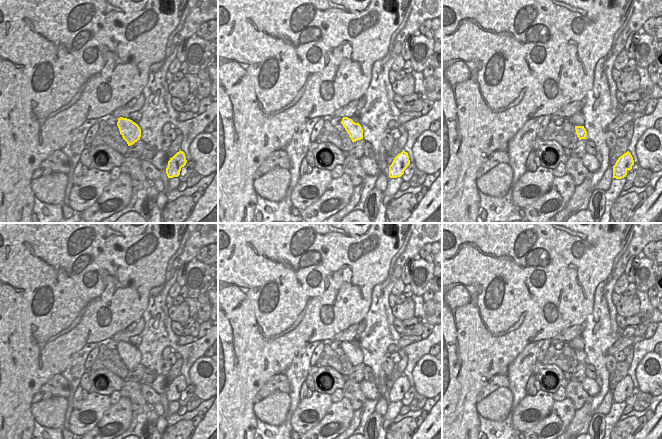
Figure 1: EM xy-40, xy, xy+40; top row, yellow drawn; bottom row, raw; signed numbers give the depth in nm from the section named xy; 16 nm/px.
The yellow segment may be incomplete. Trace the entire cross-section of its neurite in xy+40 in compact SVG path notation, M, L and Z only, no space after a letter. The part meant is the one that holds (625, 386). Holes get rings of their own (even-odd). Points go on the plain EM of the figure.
M629 375L624 377L618 382L615 389L613 390L613 402L622 403L626 401L627 395L632 393L634 384Z

